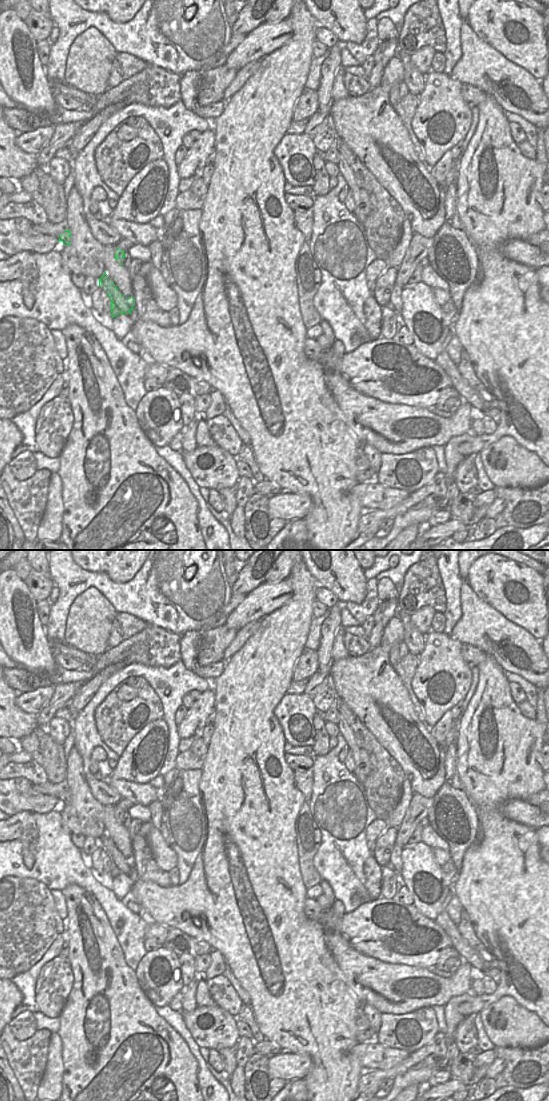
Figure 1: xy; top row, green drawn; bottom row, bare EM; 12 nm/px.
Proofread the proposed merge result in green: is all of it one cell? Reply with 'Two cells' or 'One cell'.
Two cells.

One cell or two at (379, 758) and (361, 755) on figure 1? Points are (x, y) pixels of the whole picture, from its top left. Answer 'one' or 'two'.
two

